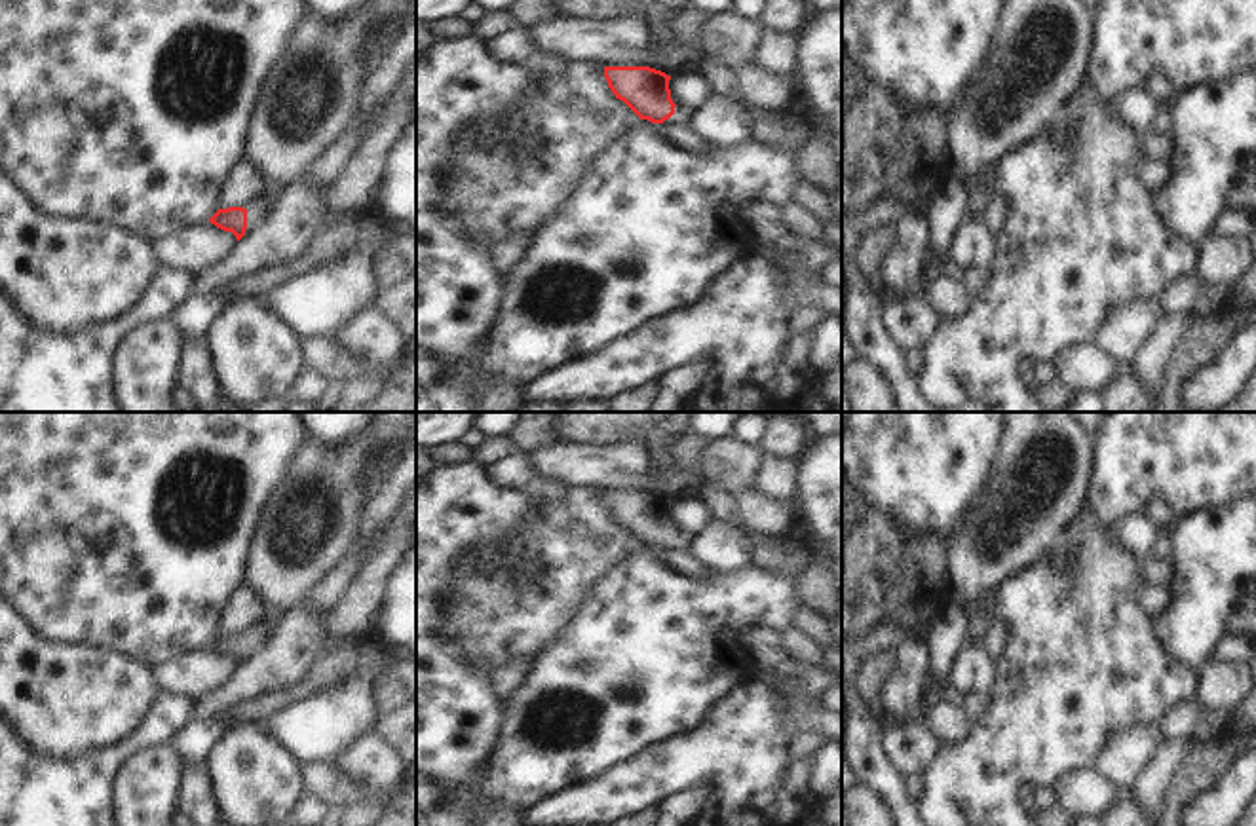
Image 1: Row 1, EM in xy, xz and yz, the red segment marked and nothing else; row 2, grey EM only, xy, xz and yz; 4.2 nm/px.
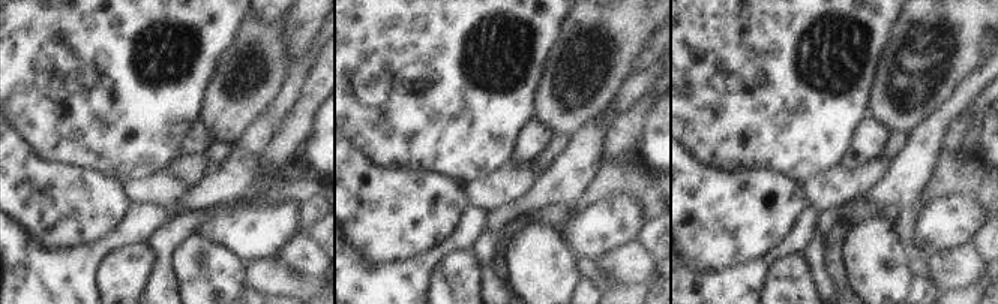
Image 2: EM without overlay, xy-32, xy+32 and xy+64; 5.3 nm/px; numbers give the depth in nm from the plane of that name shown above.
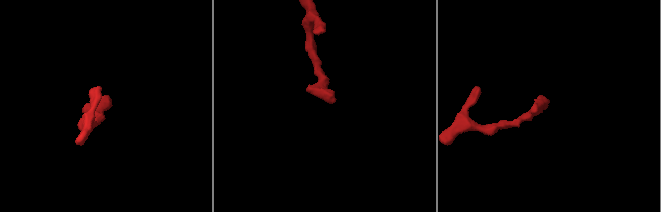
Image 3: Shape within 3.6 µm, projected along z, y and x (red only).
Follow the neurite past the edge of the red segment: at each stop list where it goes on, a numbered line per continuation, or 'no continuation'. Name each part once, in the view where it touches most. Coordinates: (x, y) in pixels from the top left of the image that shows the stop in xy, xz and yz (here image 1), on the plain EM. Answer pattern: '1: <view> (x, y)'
1: xy (257, 633)

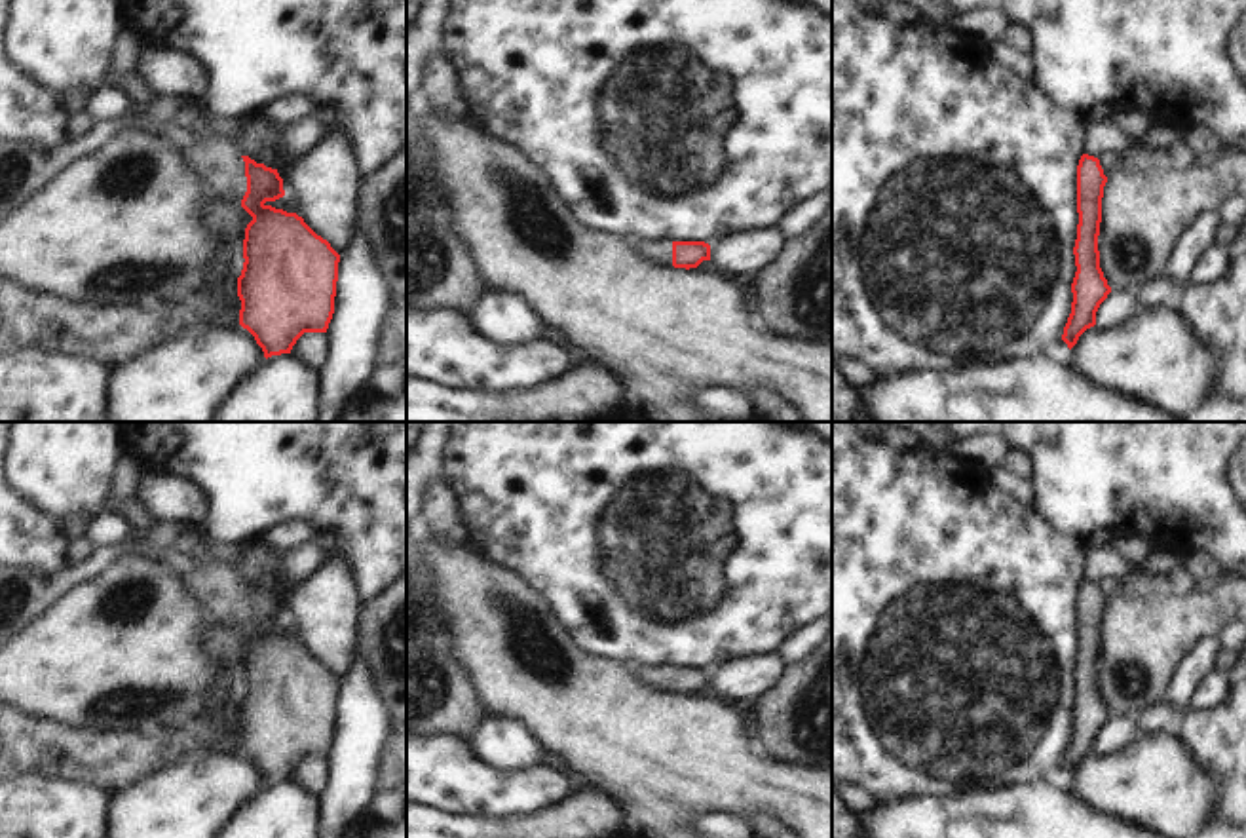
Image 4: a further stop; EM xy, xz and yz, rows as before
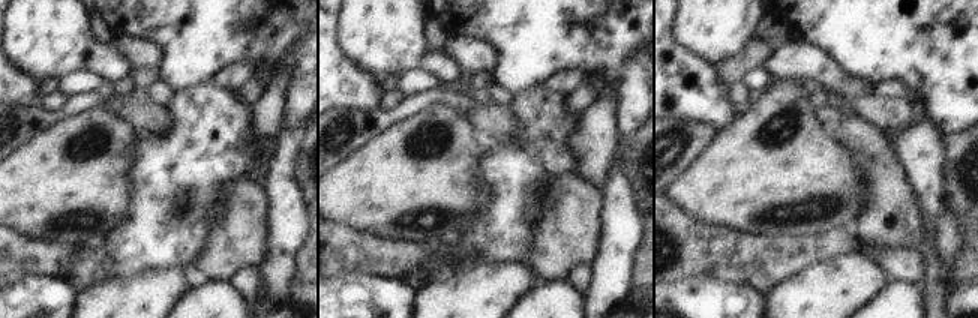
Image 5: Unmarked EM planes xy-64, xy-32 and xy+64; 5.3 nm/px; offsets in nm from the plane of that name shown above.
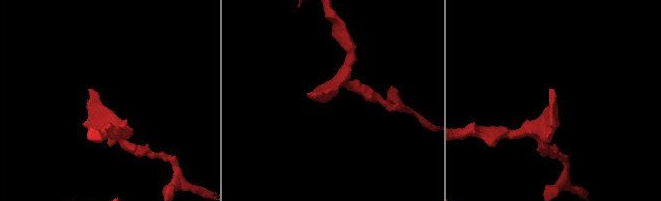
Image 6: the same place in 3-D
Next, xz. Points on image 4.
1: xz (658, 677)

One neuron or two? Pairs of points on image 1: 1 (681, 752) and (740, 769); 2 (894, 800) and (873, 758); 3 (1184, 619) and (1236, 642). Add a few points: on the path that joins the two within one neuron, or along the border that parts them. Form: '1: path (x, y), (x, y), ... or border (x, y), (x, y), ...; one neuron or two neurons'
1: path (696, 756), (724, 756); one neuron
2: path (892, 790), (873, 768); one neuron
3: border (1236, 633), (1228, 633), (1207, 661); two neurons

